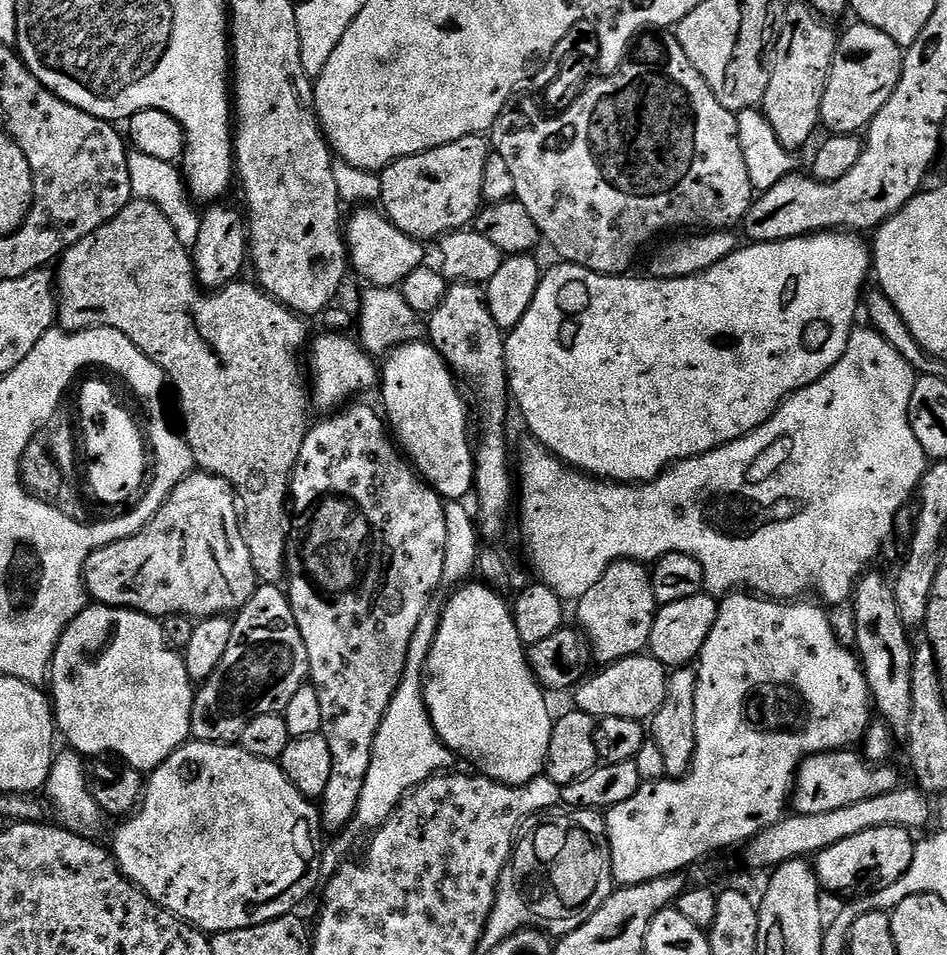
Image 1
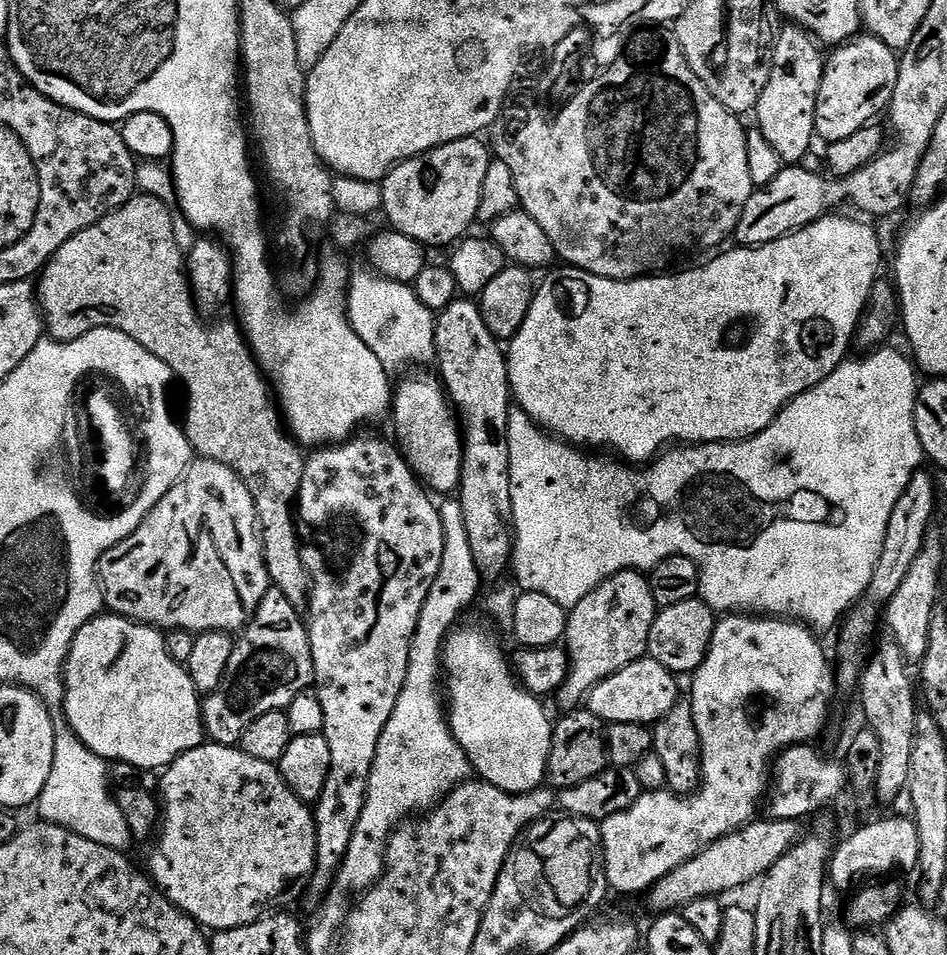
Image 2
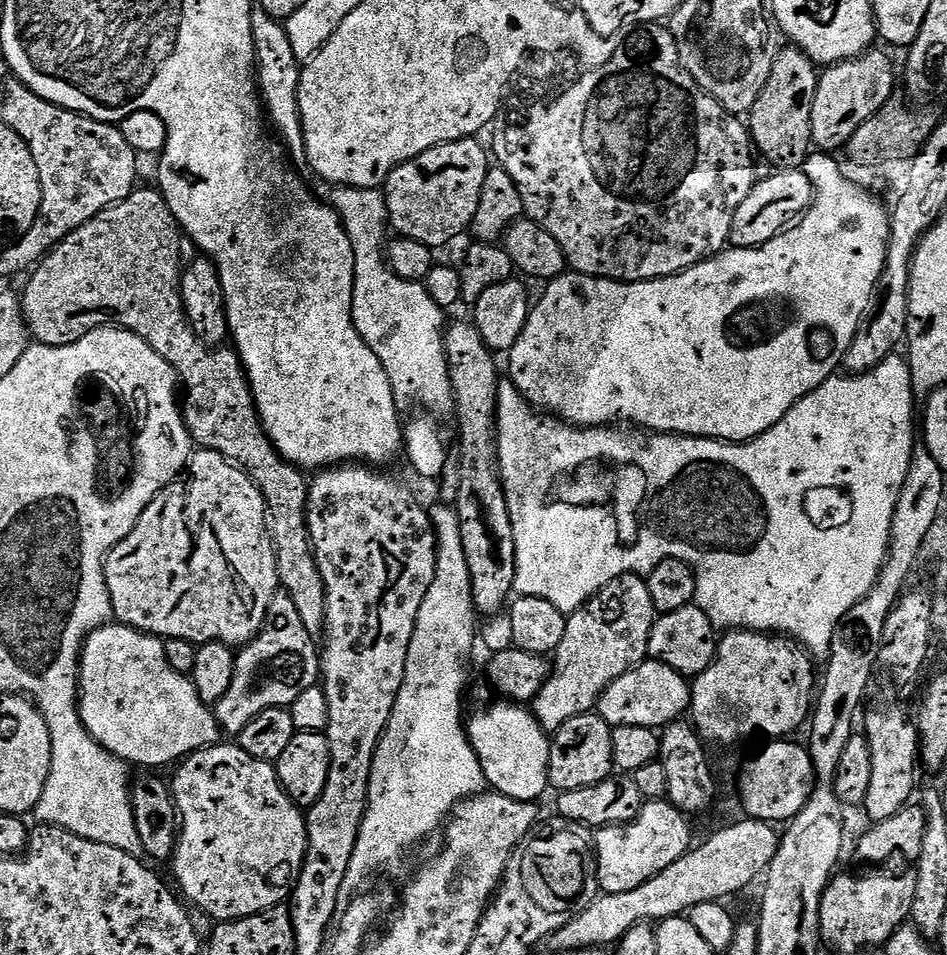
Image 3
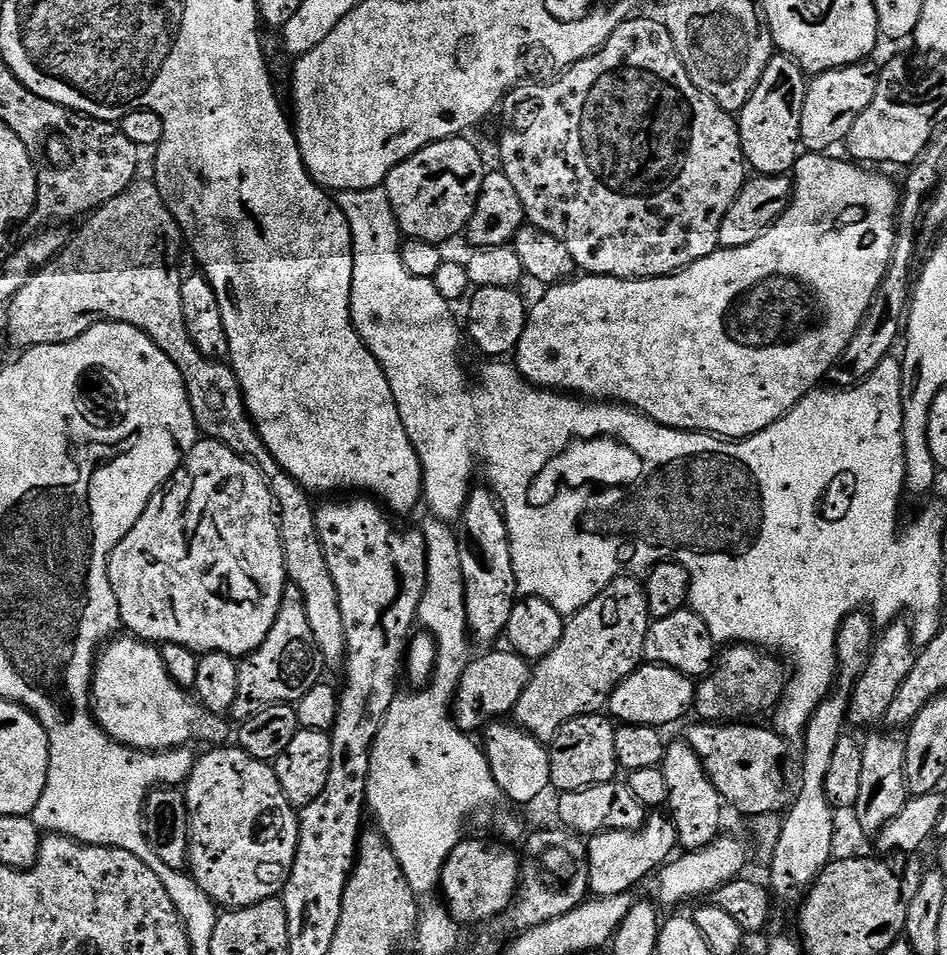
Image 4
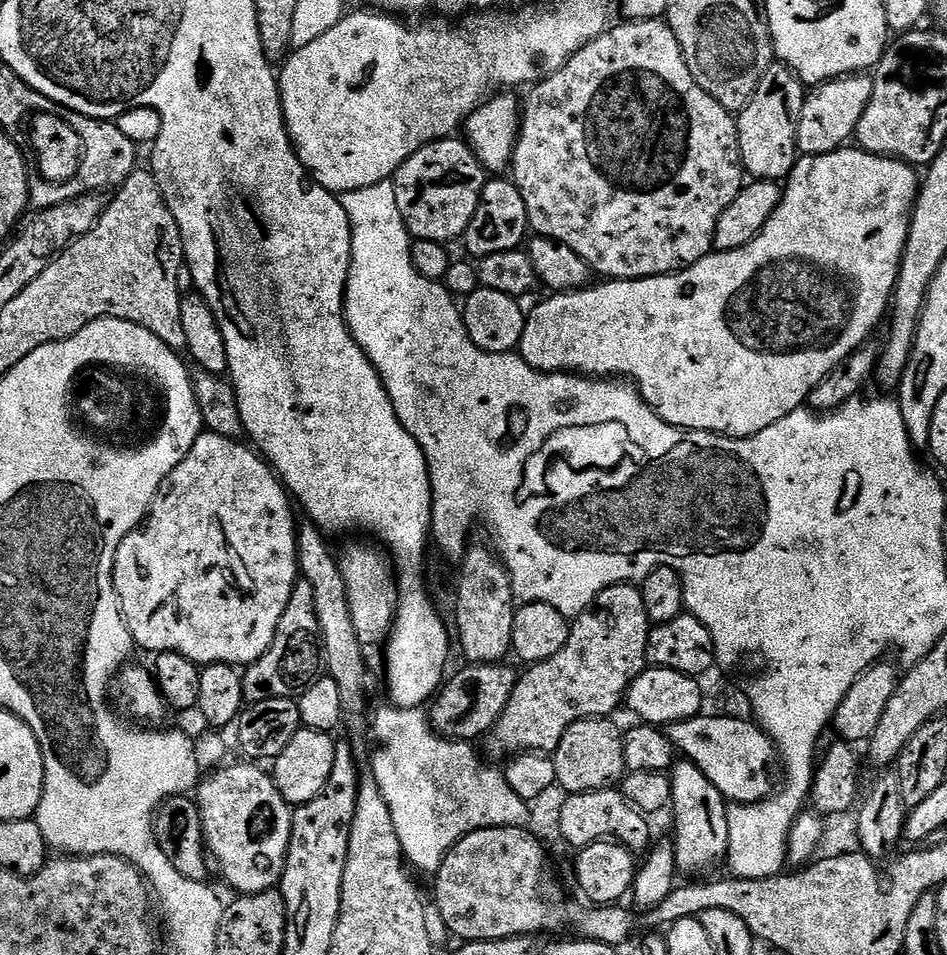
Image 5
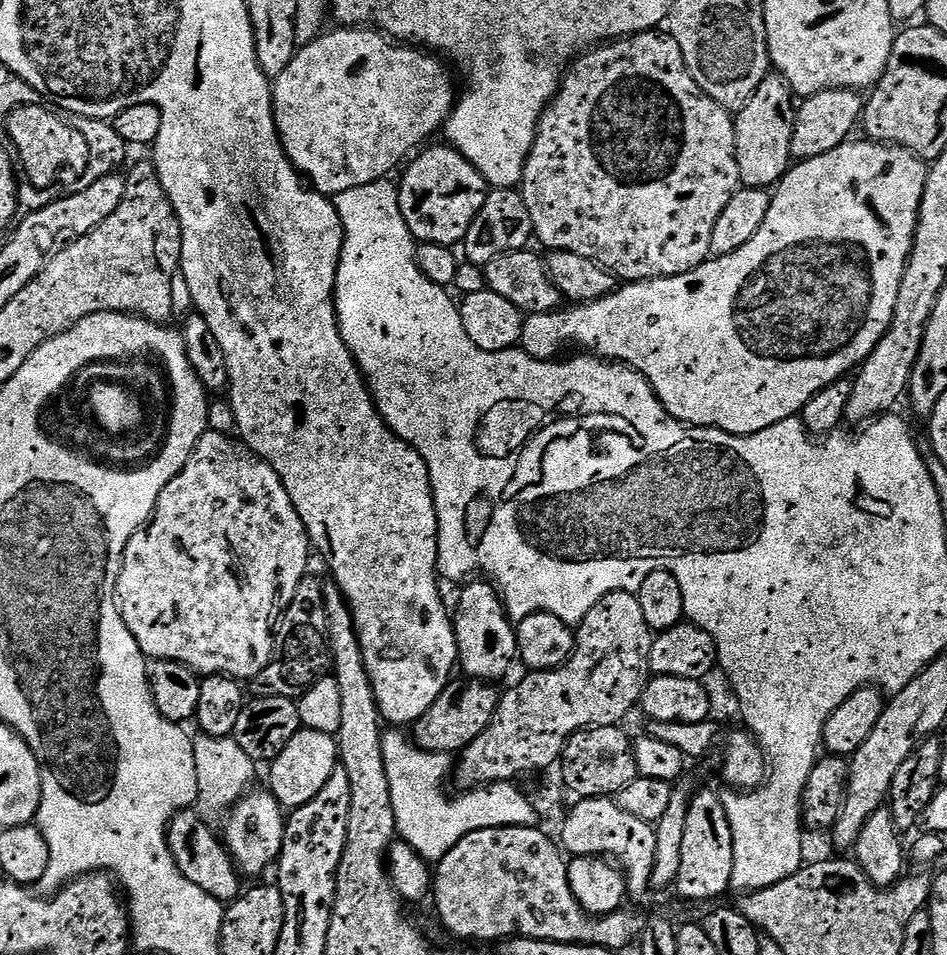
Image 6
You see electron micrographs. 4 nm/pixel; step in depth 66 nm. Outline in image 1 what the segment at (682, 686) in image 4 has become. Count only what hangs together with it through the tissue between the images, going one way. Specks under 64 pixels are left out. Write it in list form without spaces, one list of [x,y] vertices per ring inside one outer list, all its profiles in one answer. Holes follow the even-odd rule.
[[[650,654],[619,660],[616,664],[601,667],[599,671],[597,676],[589,675],[575,689],[575,707],[581,712],[597,718],[605,716],[606,718],[634,718],[647,721],[655,716],[666,698],[669,673],[664,665],[657,662]]]

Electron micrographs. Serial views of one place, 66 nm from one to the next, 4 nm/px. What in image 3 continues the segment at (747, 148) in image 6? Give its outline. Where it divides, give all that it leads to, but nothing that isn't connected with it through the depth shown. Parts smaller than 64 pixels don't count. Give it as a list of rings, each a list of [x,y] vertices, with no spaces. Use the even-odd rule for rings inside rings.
[[[787,47],[777,51],[770,79],[766,81],[766,86],[762,86],[758,102],[754,102],[746,116],[755,151],[759,155],[761,152],[770,163],[776,164],[772,166],[780,170],[800,168],[813,147],[810,114],[818,79],[818,68],[811,58],[801,48]]]

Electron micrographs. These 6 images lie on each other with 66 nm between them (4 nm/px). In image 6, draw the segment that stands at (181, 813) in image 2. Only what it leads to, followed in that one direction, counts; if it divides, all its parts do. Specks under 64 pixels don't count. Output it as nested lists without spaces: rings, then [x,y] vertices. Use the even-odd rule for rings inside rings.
[[[249,791],[236,801],[227,817],[228,829],[222,832],[222,840],[232,856],[233,864],[245,877],[260,876],[271,864],[273,867],[279,861],[284,837],[285,809],[280,807],[271,791],[256,791]]]

